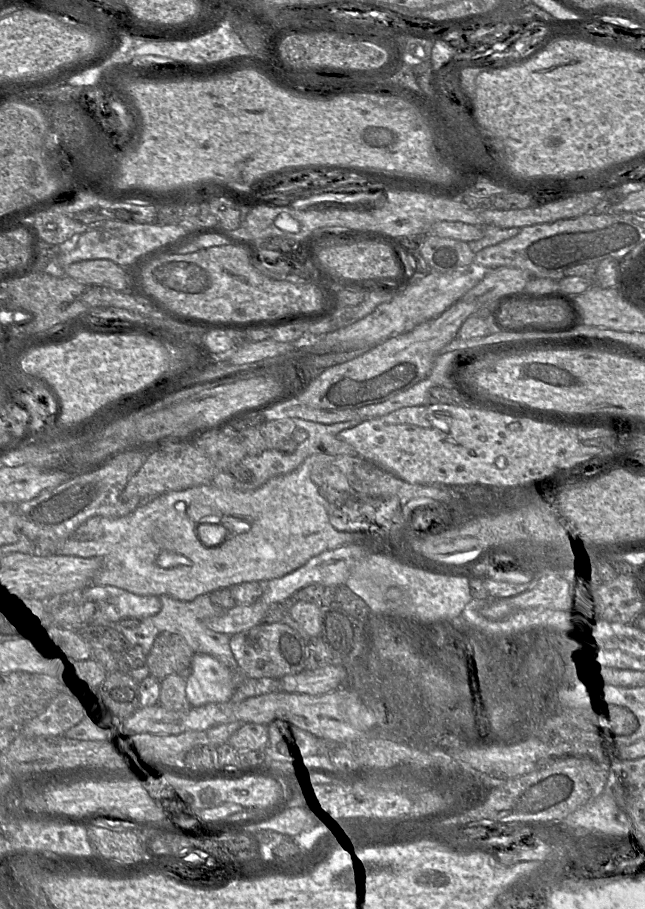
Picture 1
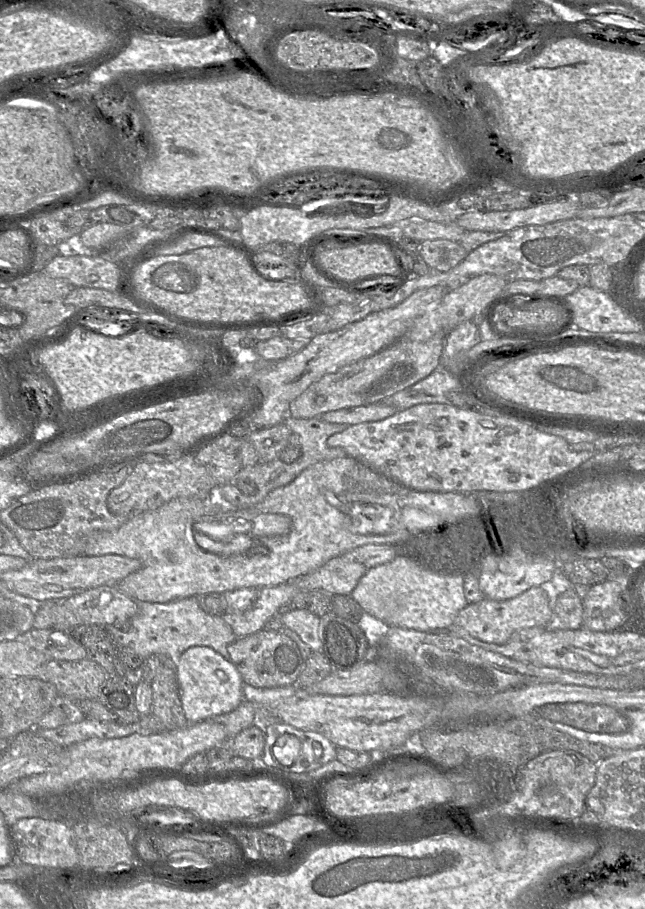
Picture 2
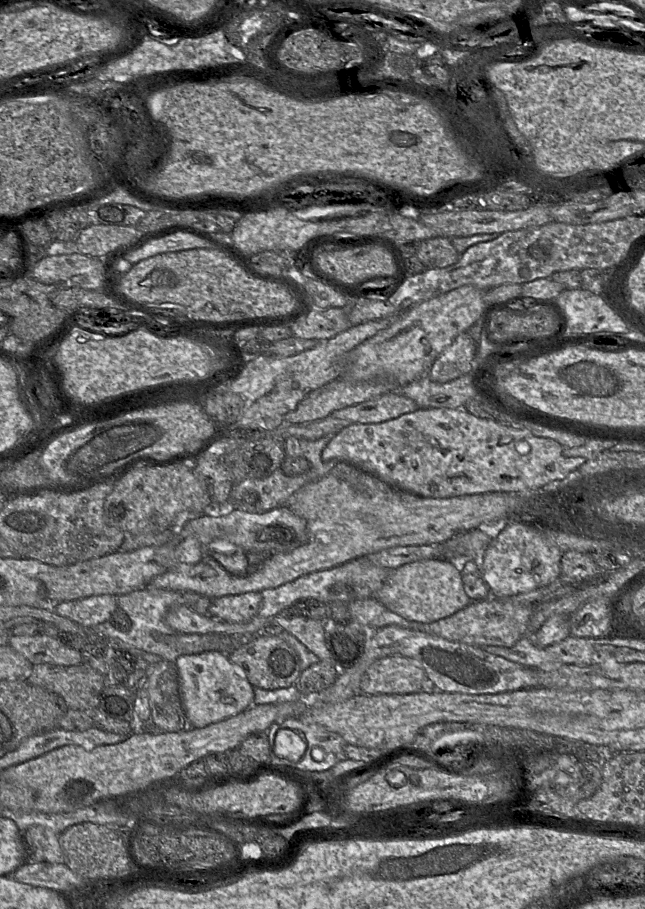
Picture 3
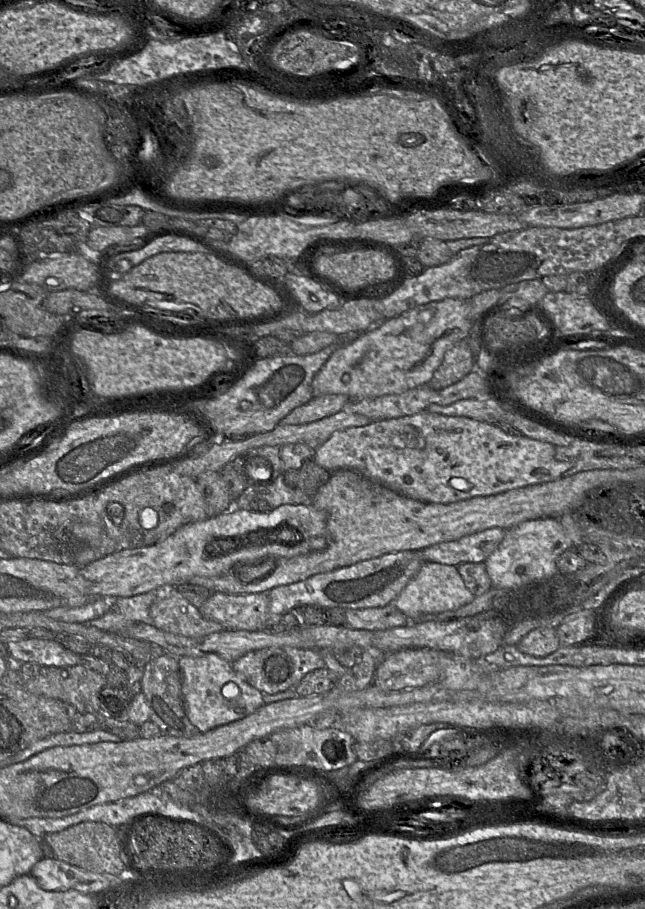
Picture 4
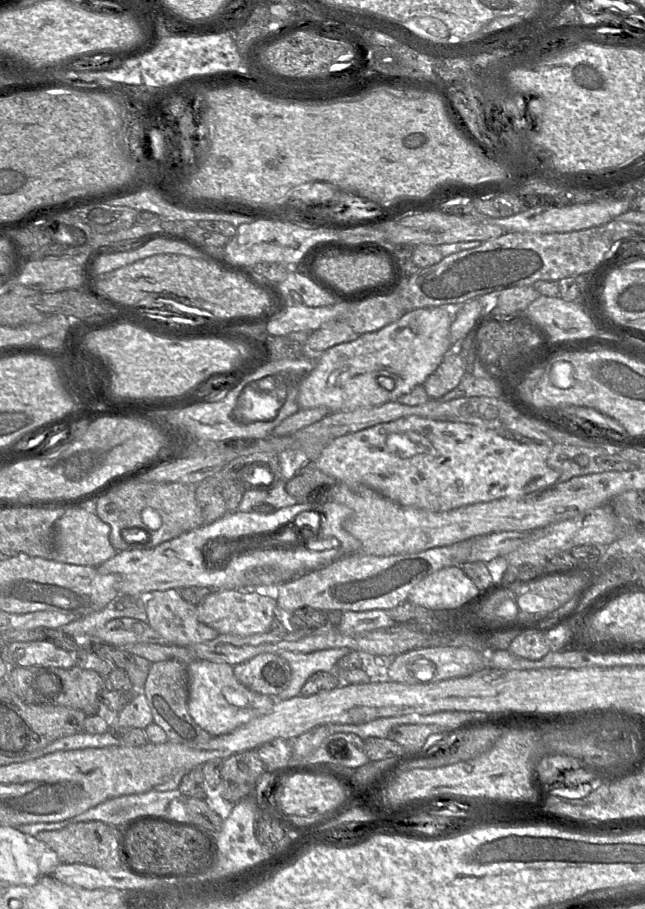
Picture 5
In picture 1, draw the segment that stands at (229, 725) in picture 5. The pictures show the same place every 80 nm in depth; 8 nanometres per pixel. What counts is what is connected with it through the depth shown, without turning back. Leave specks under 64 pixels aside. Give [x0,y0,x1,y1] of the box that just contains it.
[186,653,233,705]

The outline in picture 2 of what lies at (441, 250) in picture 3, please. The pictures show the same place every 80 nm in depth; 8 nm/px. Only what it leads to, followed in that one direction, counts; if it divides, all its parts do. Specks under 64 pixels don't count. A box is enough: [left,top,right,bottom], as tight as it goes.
[420,239,469,272]

